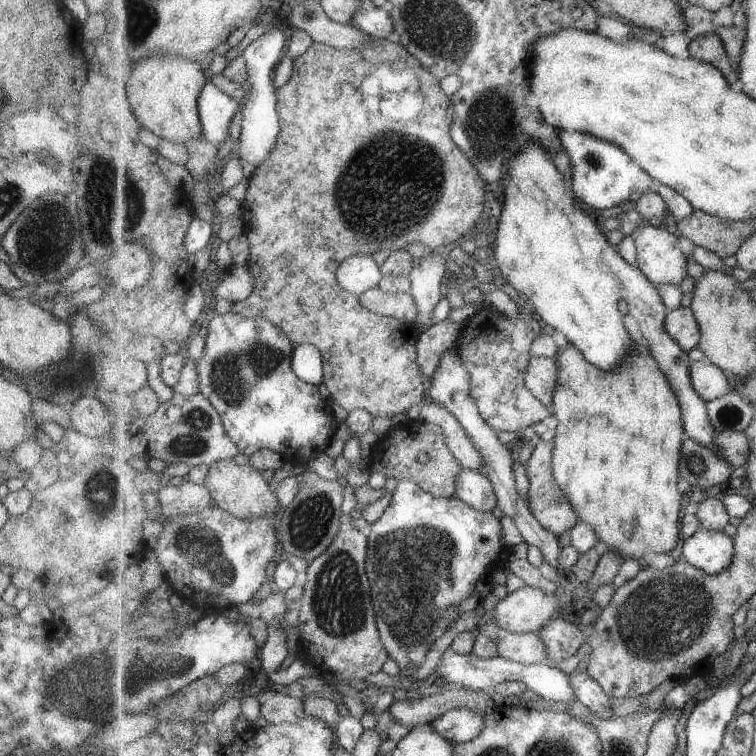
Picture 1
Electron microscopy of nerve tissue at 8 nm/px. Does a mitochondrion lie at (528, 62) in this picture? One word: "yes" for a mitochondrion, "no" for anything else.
no

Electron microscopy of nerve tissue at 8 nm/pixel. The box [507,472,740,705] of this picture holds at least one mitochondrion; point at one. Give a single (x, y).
(663, 617)

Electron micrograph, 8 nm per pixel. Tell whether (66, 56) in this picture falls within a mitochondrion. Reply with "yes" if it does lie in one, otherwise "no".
no

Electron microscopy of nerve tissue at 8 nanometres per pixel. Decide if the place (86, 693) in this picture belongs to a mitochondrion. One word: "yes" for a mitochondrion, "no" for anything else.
yes

